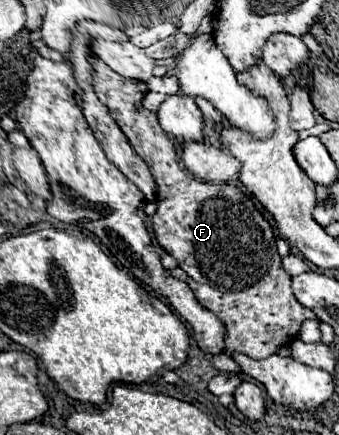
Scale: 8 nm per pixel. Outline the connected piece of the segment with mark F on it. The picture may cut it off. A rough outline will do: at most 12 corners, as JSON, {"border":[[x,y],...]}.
{"border":[[88,52],[94,90],[156,180],[158,244],[268,358],[316,318],[250,196],[180,168],[144,82]]}

